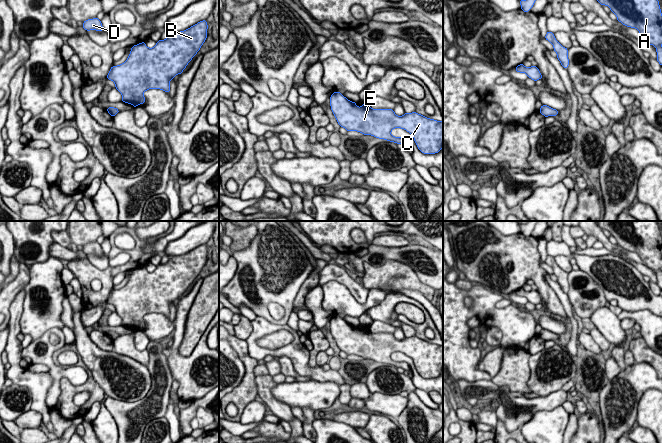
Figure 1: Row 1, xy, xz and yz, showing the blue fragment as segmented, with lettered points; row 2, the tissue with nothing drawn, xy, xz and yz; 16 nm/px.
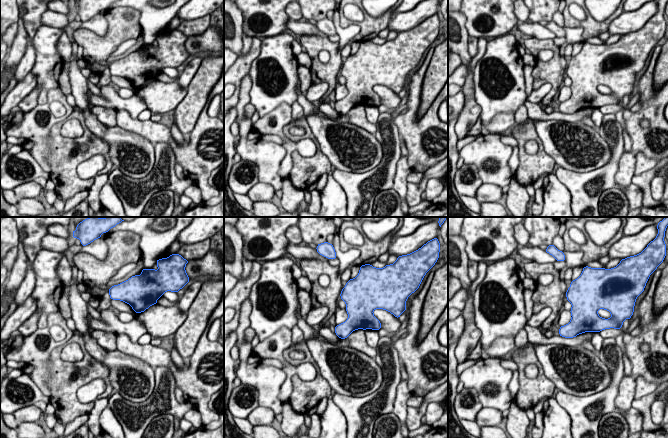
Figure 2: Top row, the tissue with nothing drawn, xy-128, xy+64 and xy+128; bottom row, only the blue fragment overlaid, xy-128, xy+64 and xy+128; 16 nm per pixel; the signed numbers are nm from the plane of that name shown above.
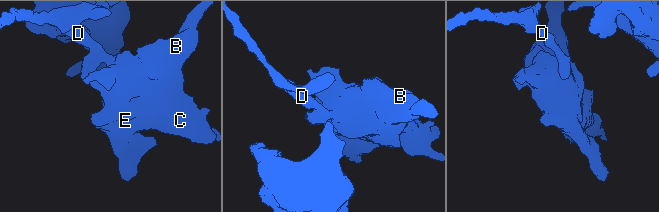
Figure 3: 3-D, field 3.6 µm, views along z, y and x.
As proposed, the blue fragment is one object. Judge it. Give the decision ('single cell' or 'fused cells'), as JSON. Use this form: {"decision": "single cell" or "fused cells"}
{"decision": "single cell"}

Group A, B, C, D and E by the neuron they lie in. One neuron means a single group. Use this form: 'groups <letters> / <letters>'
groups A B C D E

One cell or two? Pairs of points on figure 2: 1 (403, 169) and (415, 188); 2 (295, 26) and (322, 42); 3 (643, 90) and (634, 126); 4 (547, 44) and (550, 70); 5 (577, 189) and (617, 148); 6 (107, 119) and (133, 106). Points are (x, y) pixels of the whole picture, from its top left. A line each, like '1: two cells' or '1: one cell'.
1: two cells
2: two cells
3: one cell
4: one cell
5: one cell
6: two cells

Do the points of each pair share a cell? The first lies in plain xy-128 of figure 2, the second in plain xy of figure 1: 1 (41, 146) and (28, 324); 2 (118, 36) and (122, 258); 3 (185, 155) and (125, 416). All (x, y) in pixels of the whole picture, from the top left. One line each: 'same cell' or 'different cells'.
1: different cells
2: different cells
3: different cells

